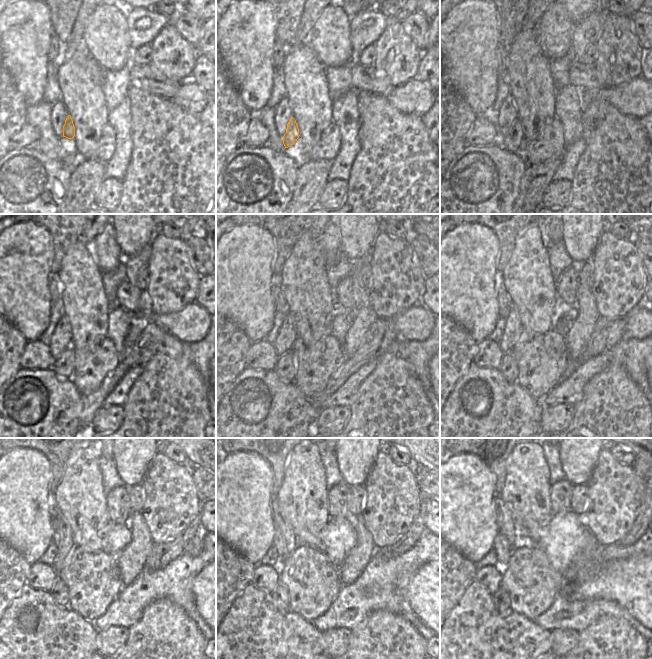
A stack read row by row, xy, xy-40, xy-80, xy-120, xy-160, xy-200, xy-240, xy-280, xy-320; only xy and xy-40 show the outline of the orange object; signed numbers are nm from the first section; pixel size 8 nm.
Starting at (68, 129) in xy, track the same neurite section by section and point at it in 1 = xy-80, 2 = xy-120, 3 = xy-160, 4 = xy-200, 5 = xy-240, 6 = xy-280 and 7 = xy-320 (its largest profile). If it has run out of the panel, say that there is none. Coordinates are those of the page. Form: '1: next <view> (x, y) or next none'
1: next xy-80 (511, 142)
2: next xy-120 (64, 366)
3: next xy-160 (285, 368)
4: next xy-200 (508, 368)
5: next xy-240 (59, 592)
6: next xy-280 (279, 596)
7: next xy-320 (501, 602)

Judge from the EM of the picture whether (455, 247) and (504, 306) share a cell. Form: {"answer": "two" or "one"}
{"answer": "two"}

